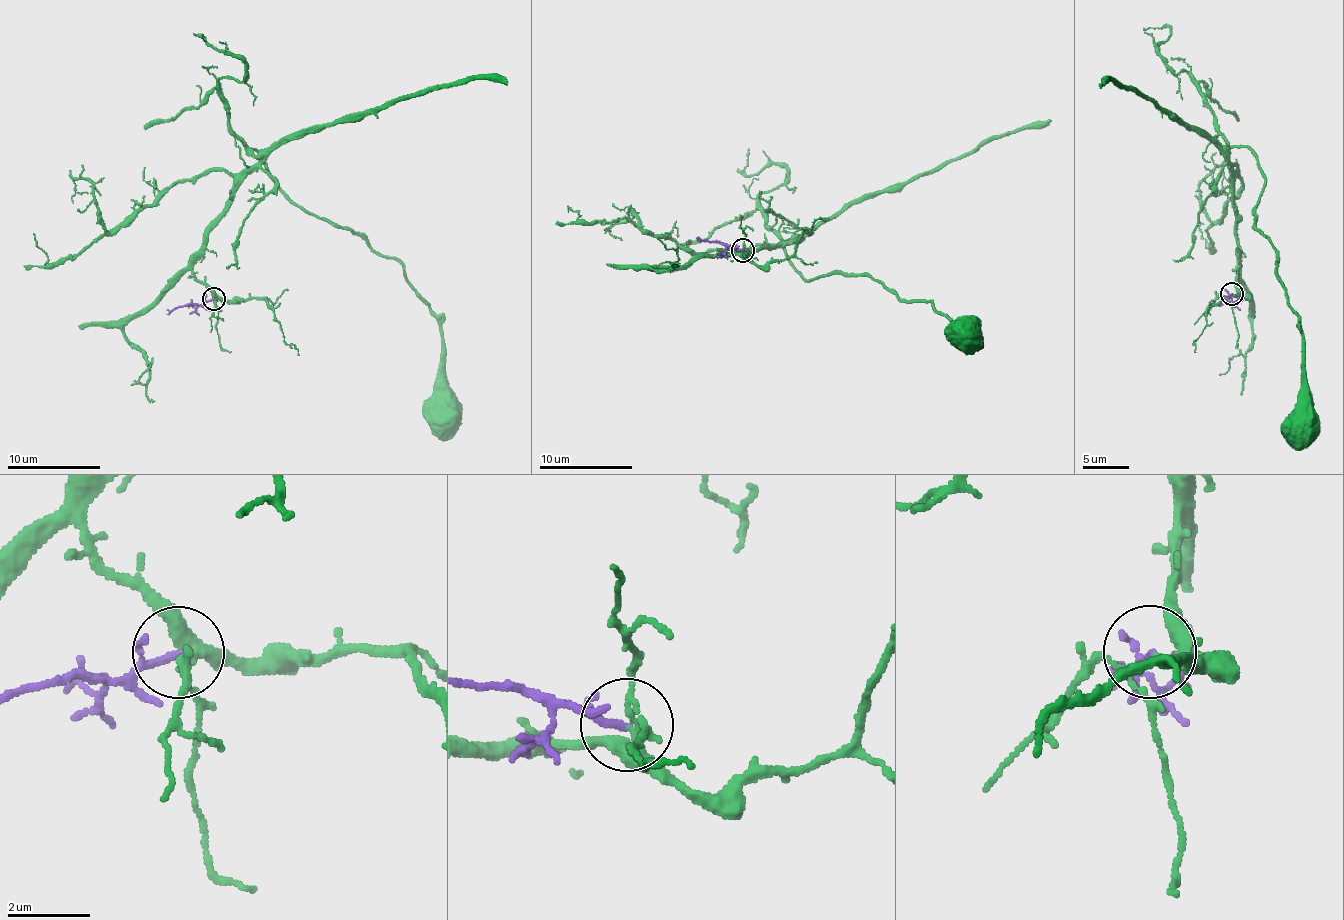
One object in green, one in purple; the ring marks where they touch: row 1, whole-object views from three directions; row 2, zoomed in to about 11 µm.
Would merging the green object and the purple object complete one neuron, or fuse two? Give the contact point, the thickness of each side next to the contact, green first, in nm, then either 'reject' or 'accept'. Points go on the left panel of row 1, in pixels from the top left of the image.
at (213, 298); 130 nm thick on the green side, 120 nm on the other; accept

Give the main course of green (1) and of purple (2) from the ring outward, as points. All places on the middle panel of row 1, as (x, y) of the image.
1: (743, 251), (724, 253), (791, 241), (789, 259), (806, 280), (869, 275), (901, 299), (930, 303), (966, 338)
2: (743, 251), (697, 237)

